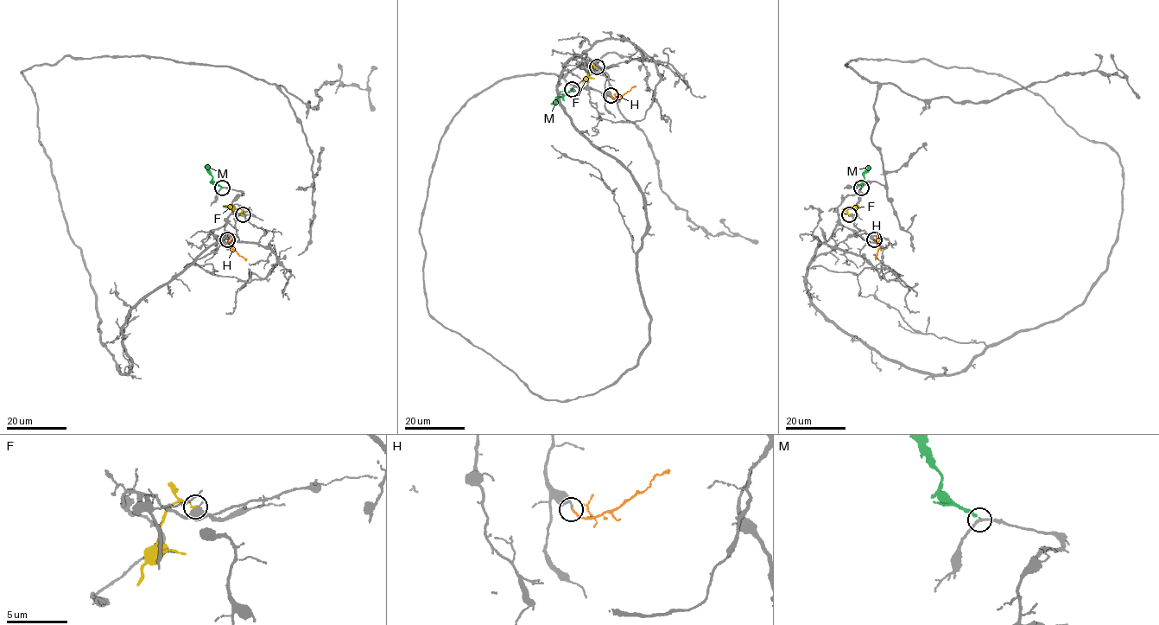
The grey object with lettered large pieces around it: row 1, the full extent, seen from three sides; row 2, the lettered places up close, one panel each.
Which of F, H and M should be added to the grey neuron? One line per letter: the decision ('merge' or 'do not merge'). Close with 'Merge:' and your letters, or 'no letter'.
F: do not merge
H: merge
M: do not merge
Merge: H

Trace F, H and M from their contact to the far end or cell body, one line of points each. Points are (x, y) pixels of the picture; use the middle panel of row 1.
F: (597, 66), (591, 66), (582, 86)
H: (611, 95), (620, 97), (636, 86)
M: (572, 89), (556, 98), (552, 105)

